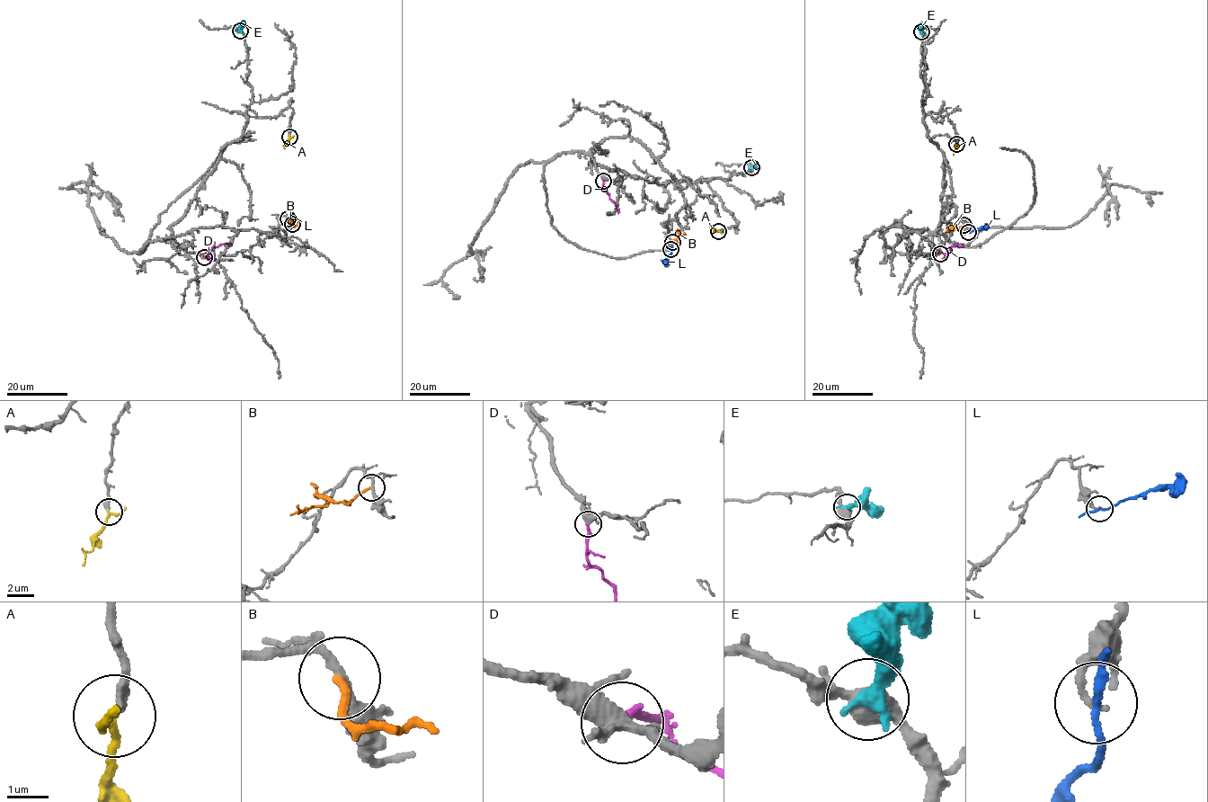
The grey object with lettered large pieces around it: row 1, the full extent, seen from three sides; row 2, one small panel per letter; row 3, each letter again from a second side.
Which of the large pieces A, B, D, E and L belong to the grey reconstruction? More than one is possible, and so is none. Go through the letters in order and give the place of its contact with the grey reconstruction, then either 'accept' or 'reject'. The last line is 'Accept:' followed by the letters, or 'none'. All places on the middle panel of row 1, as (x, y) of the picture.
A: (718, 231) | accept
B: (672, 242) | reject
D: (603, 181) | accept
E: (751, 167) | reject
L: (670, 249) | reject
Accept: A, D

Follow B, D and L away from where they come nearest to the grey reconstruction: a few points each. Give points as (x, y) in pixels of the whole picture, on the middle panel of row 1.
B: (673, 243), (684, 232)
D: (603, 181), (603, 188), (618, 213)
L: (670, 249), (665, 262), (669, 264)

